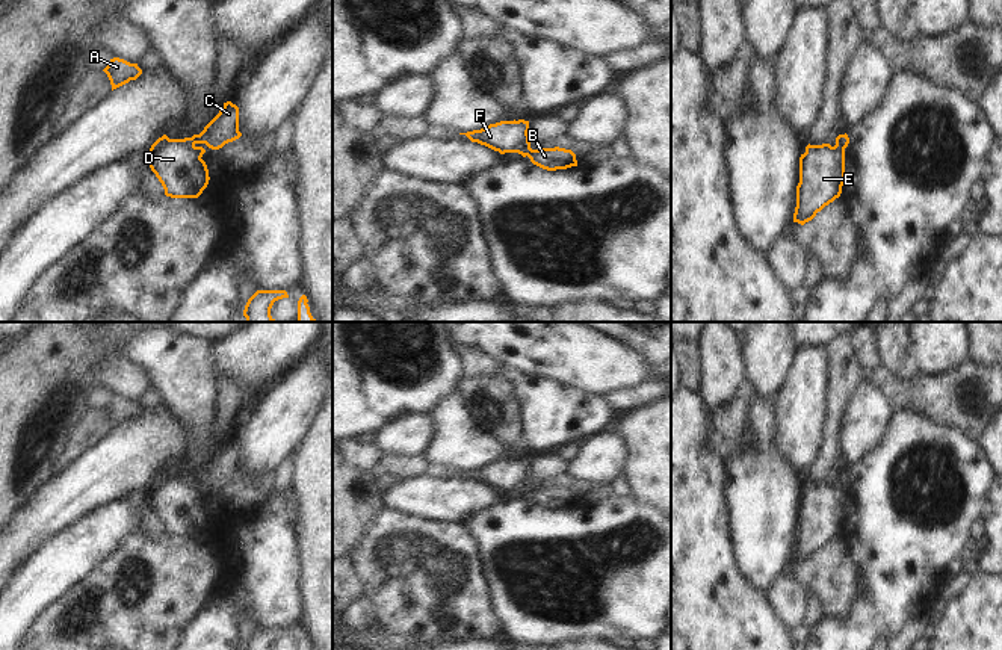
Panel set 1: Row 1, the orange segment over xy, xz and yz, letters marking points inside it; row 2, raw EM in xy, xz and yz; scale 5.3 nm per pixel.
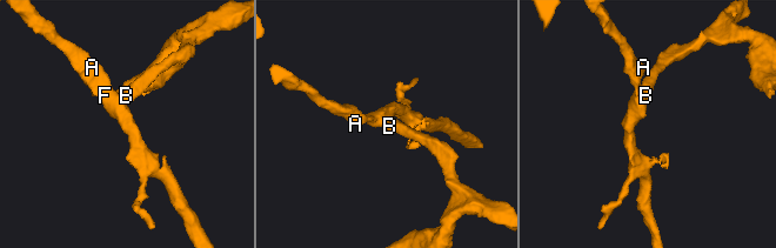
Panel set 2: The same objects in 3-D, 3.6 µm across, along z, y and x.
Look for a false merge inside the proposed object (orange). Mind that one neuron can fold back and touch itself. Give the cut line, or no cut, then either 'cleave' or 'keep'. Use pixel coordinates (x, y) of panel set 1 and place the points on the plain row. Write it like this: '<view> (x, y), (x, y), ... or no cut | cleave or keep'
xy (189, 476), (201, 495) | cleave

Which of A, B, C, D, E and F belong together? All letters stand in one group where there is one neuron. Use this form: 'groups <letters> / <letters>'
groups A D E F / B C

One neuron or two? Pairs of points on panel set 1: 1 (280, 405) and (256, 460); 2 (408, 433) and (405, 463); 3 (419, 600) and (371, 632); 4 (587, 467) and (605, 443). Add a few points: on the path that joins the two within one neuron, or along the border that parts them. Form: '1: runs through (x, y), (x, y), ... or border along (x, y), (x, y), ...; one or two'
1: runs through (278, 419), (262, 446); one
2: border along (383, 452), (422, 457); two
3: border along (374, 620), (387, 629), (408, 634); two
4: runs through (593, 461), (605, 449); one

